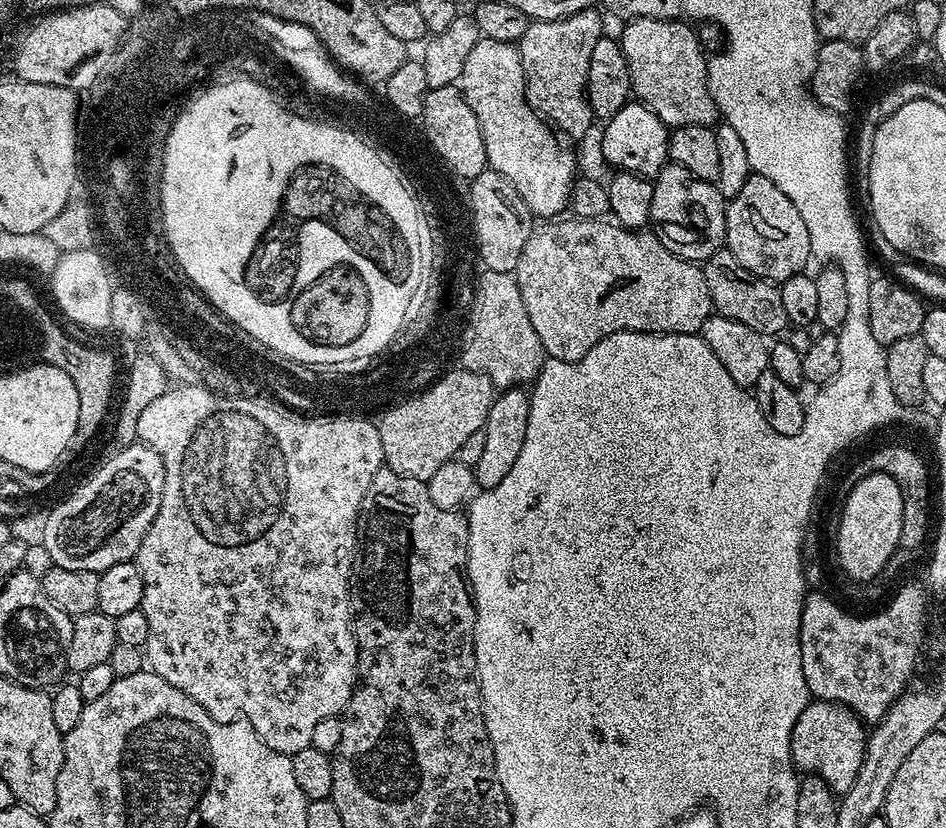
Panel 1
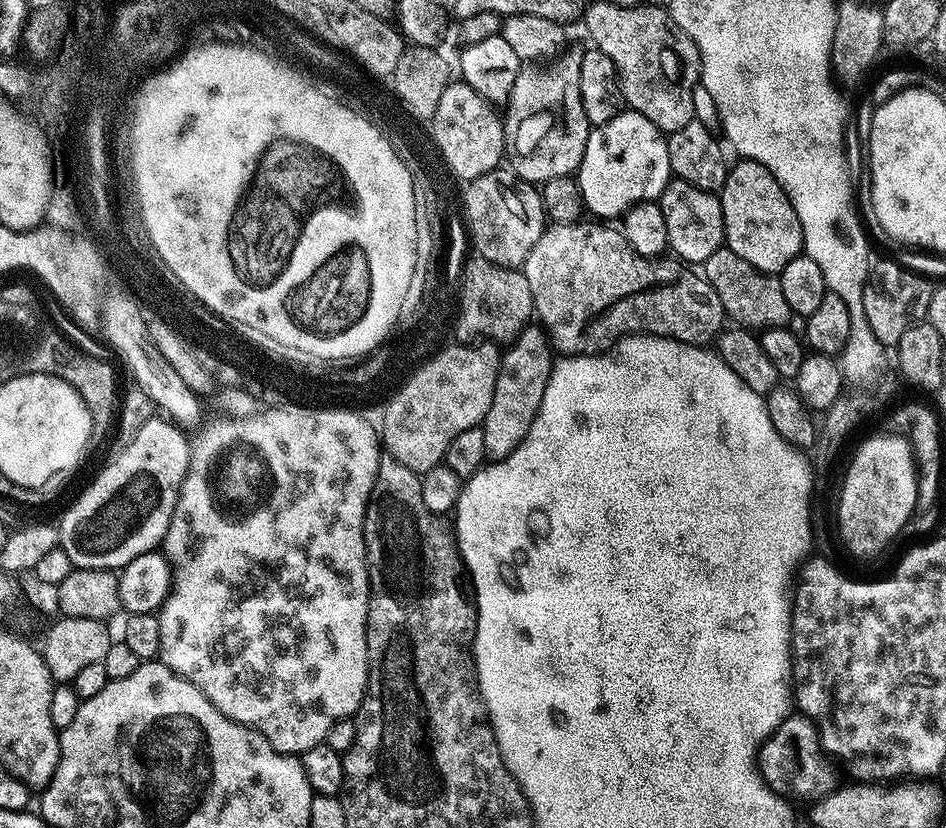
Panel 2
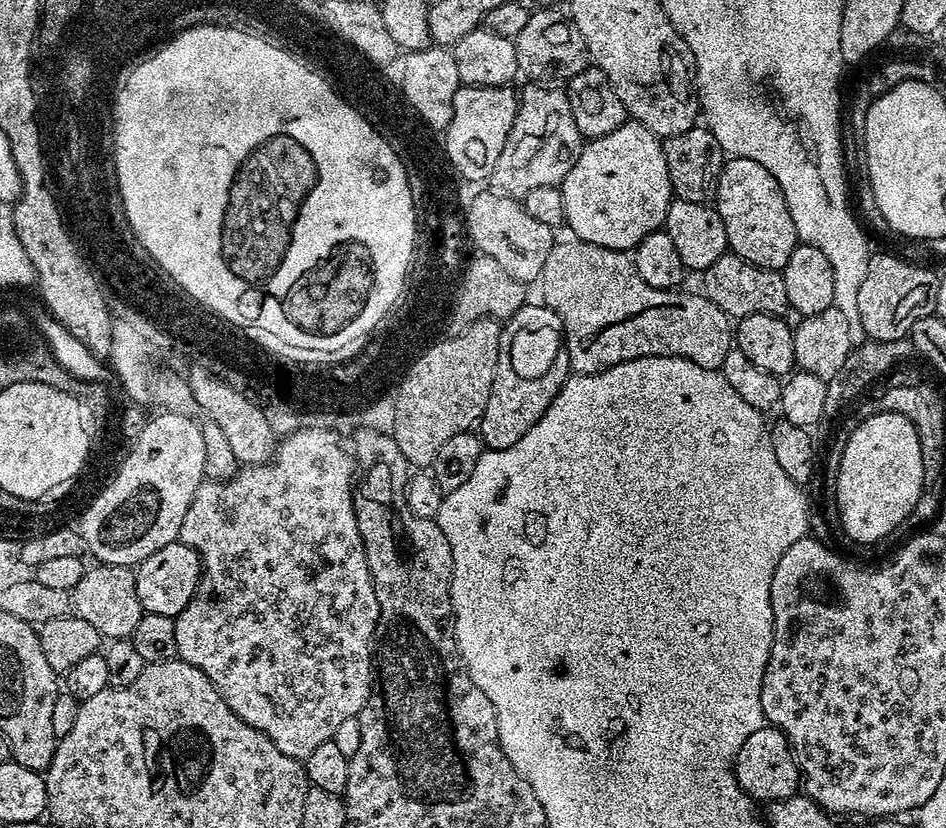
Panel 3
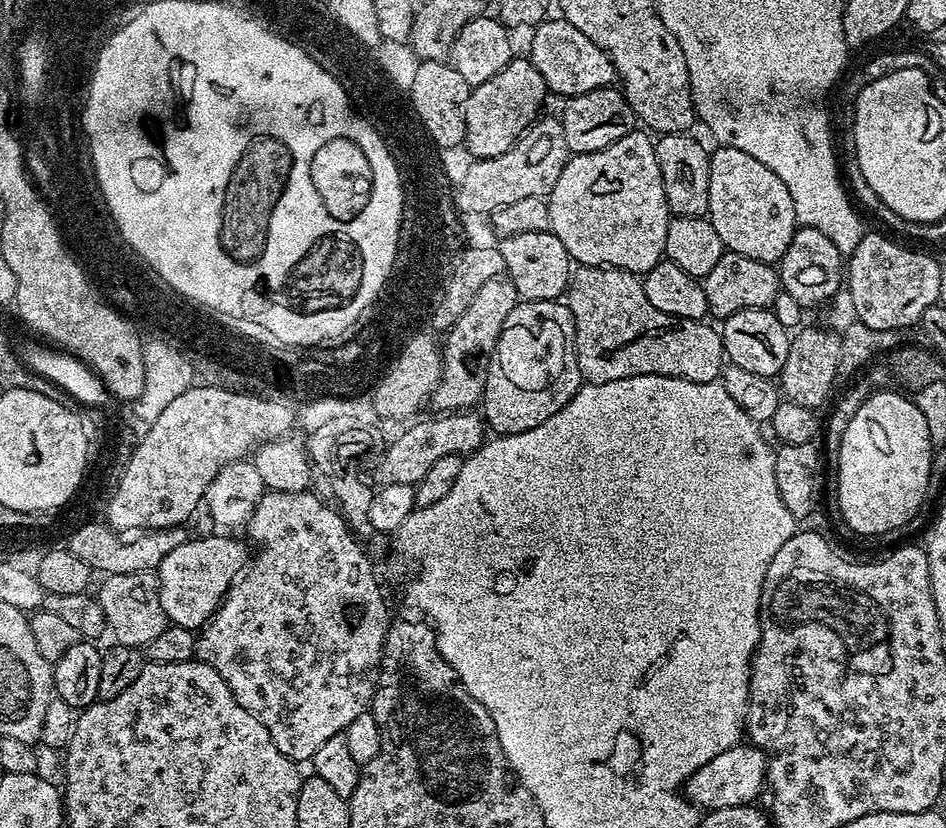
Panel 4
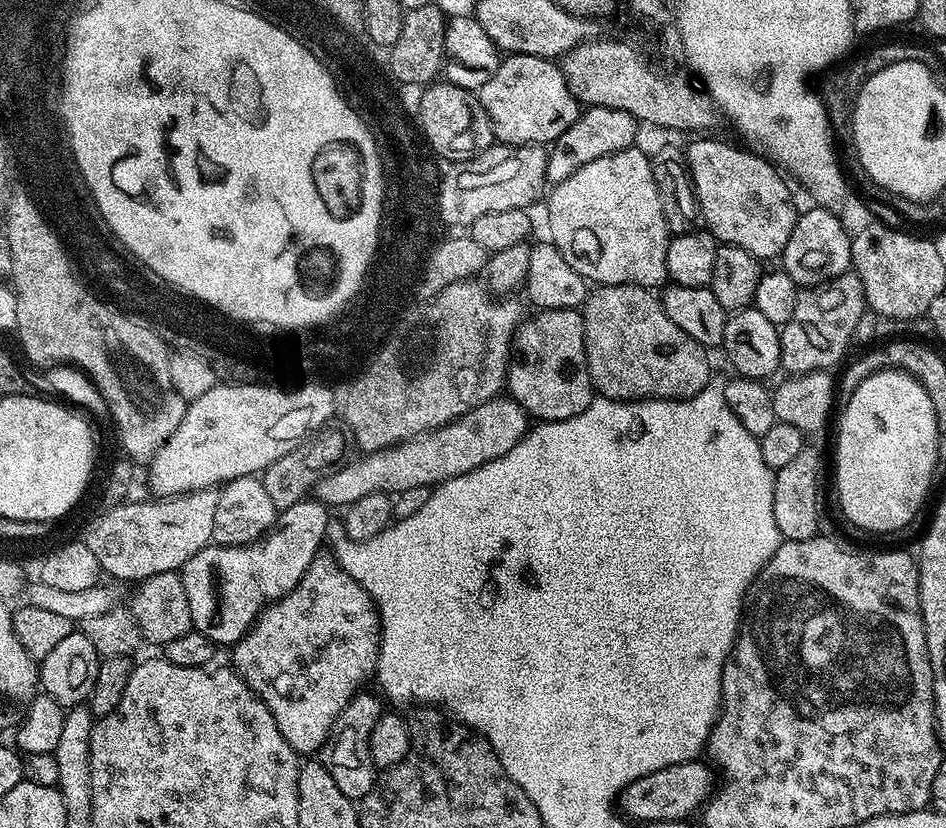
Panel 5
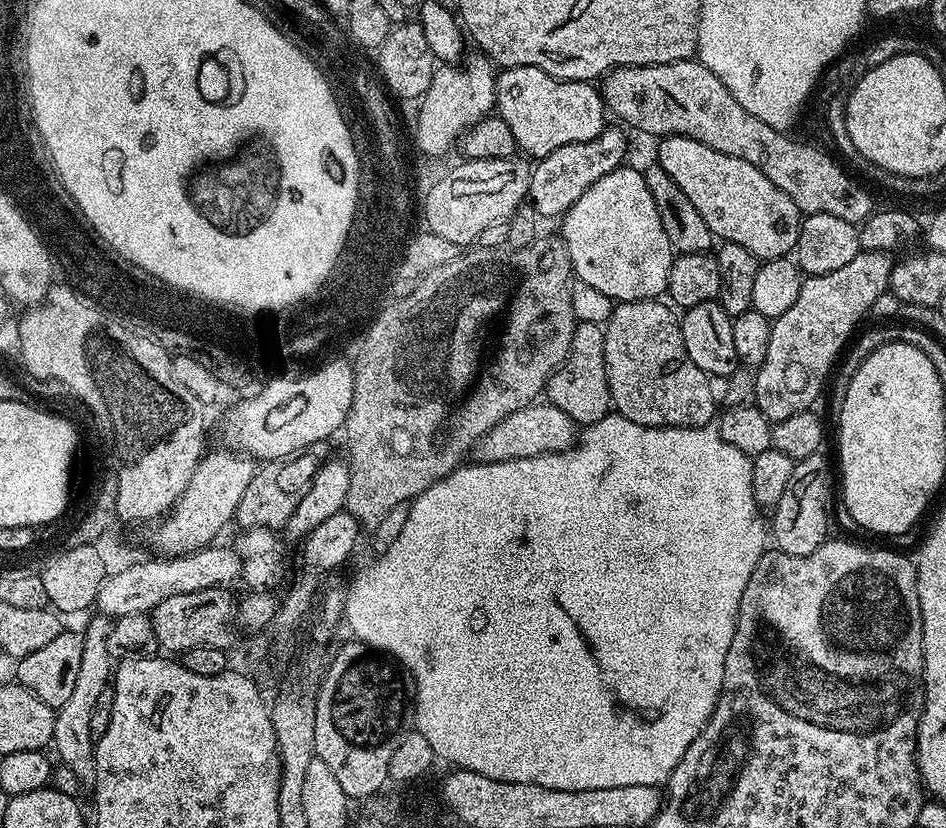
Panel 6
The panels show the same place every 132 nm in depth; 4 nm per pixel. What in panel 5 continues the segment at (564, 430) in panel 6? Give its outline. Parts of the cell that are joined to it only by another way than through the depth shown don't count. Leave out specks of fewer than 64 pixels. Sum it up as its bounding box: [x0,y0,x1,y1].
[314,398,530,510]

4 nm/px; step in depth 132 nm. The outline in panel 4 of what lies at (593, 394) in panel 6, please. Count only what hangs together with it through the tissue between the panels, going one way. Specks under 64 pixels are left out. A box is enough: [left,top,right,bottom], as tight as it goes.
[483,300,581,436]

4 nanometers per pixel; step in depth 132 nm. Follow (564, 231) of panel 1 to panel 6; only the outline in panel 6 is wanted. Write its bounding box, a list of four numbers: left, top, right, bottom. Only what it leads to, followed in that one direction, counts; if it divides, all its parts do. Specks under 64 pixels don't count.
[603,299,718,428]

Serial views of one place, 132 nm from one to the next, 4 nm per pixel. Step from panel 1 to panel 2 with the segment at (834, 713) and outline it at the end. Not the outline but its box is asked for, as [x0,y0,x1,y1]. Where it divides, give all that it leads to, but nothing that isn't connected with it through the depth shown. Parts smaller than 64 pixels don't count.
[758,714,838,802]

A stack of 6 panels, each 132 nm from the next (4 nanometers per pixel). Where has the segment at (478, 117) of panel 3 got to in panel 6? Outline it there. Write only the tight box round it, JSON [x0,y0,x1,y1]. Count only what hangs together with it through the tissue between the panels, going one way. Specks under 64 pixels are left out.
[494,66,606,158]

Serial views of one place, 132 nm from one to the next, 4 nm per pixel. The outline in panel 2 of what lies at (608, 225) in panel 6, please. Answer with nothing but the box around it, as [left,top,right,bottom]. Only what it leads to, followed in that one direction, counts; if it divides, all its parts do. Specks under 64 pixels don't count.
[578,110,673,218]

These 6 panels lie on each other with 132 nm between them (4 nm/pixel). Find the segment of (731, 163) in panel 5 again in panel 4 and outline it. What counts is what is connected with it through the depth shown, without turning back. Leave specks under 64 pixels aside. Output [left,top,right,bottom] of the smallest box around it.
[706,146,798,265]

